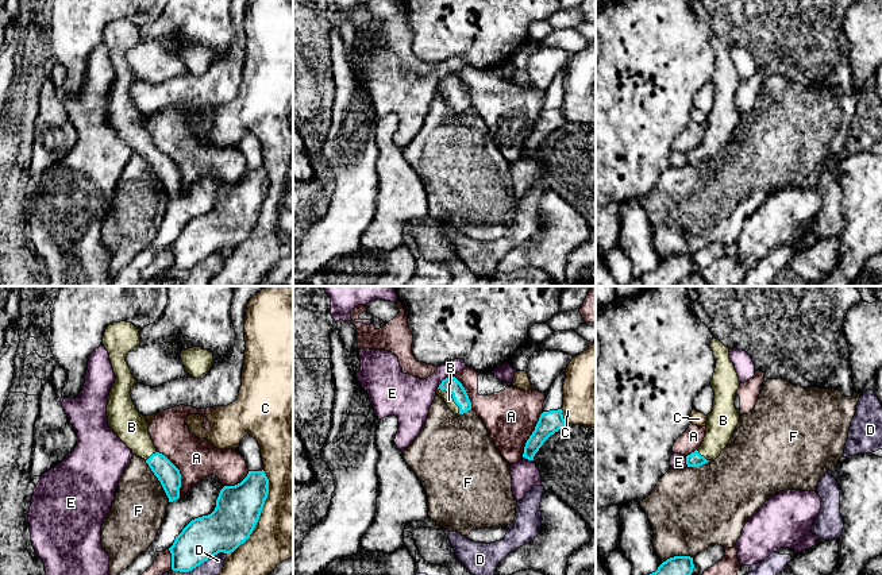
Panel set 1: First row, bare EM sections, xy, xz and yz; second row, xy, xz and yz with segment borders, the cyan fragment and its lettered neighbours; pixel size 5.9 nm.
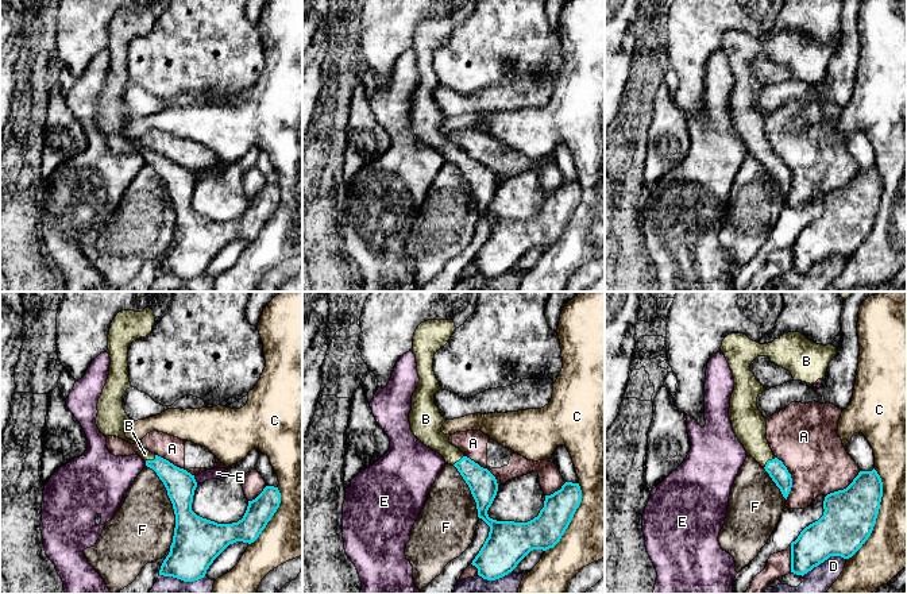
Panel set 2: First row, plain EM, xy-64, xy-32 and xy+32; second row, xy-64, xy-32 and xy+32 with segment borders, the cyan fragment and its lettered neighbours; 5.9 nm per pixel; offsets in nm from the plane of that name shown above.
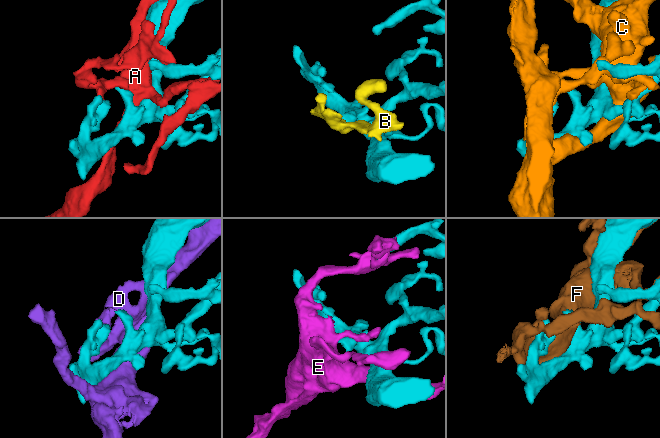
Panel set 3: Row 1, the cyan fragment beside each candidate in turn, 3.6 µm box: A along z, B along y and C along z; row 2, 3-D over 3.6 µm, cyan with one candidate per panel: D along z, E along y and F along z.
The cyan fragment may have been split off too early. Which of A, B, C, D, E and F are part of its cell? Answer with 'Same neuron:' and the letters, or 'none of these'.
Same neuron: B

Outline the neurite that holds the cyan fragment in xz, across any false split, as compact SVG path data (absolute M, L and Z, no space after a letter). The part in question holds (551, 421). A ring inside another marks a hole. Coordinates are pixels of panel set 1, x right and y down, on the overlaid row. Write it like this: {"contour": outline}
{"contour": "M562 409L543 412L535 427L535 431L525 443L523 458L534 460L535 454L543 443L555 432L566 425Z"}

